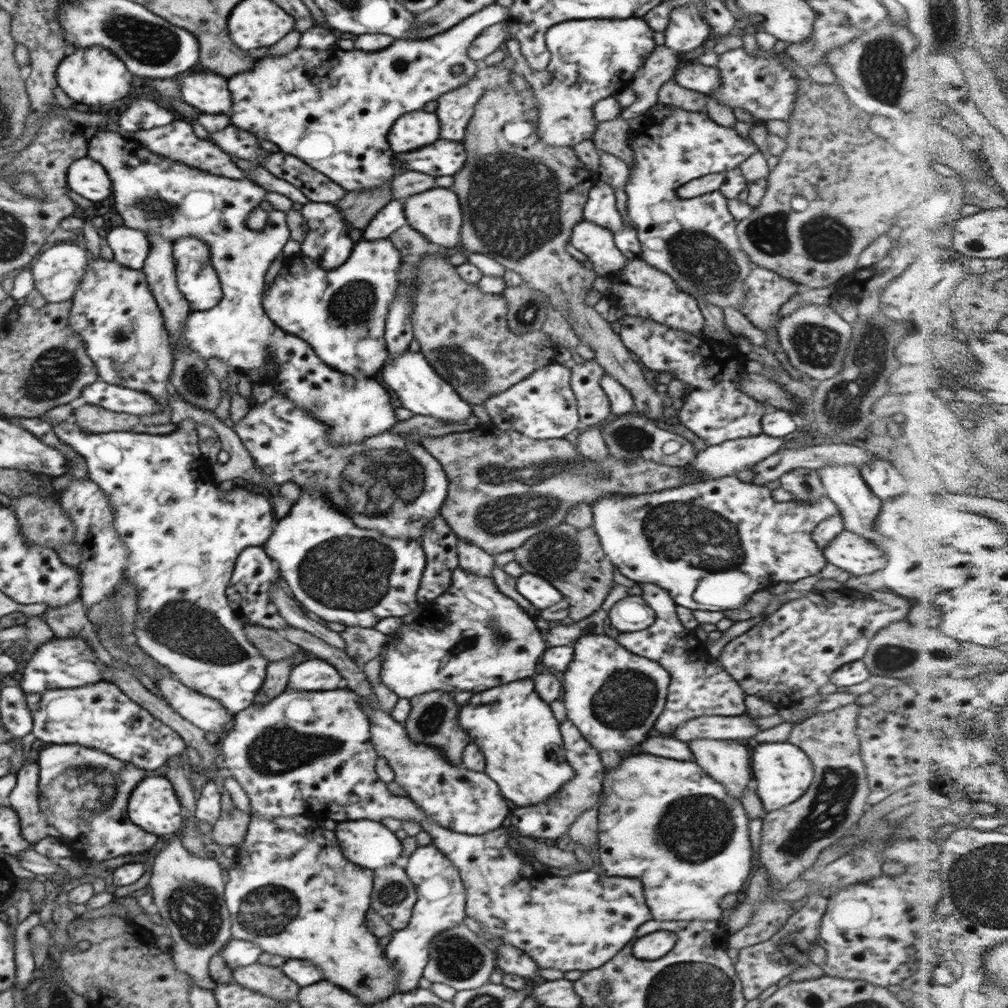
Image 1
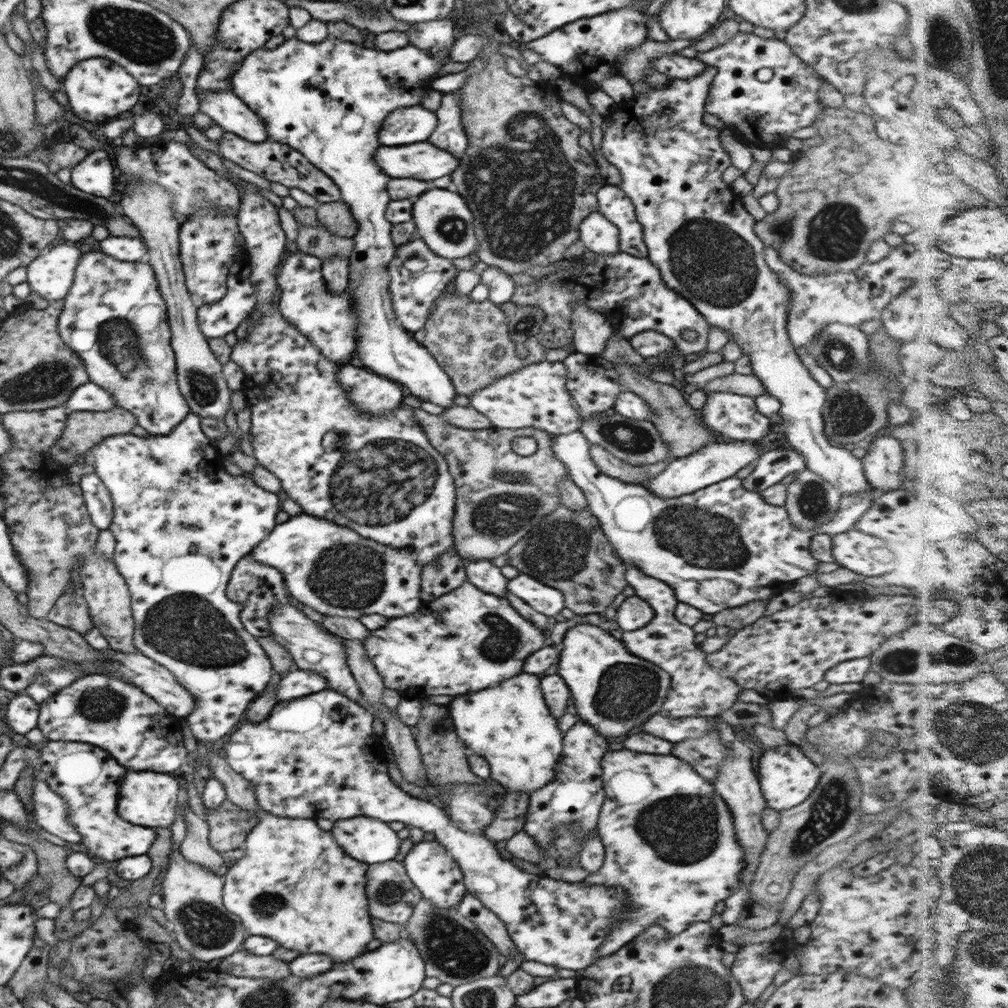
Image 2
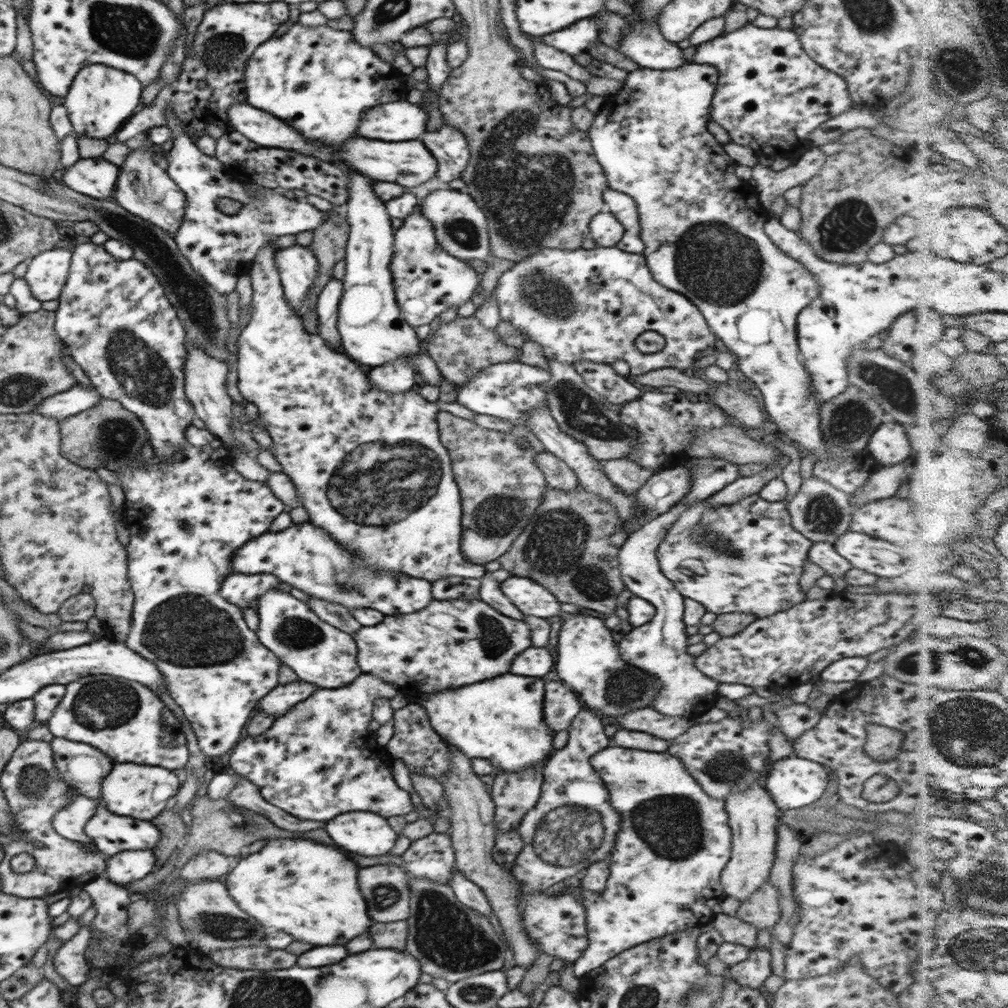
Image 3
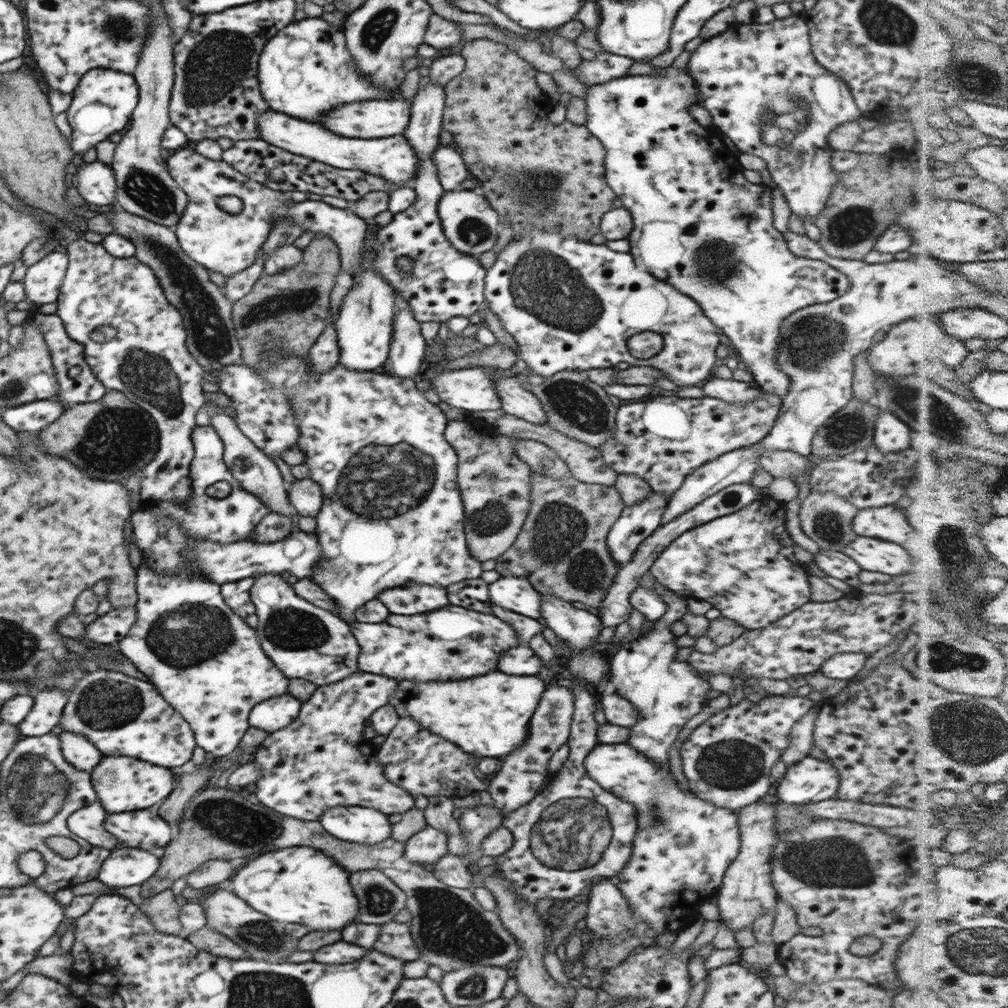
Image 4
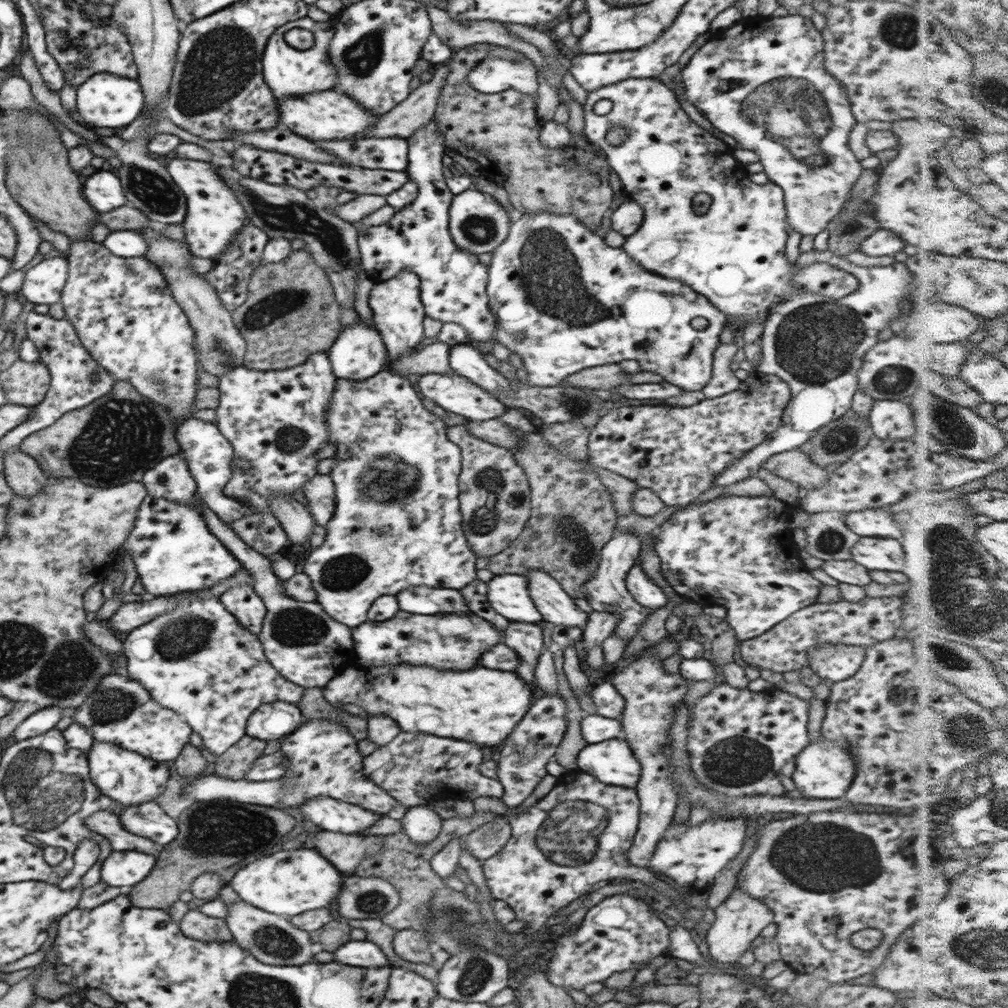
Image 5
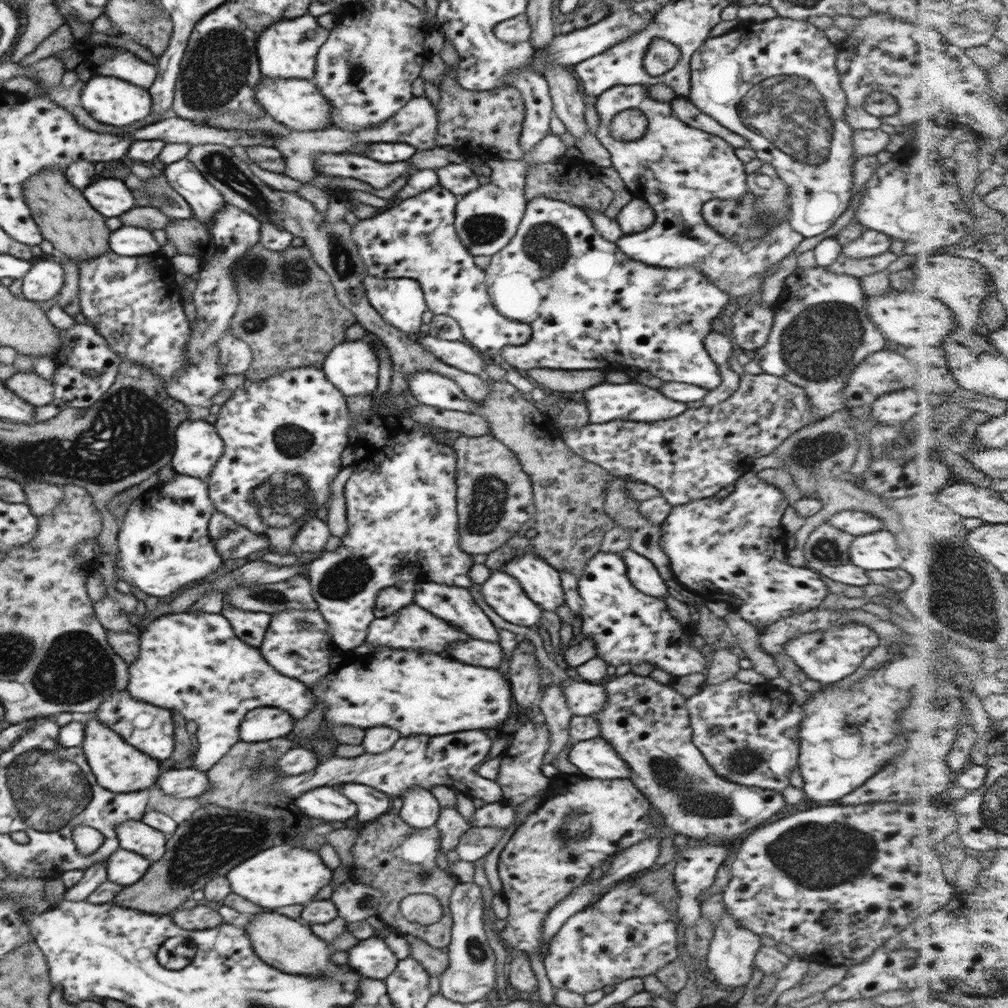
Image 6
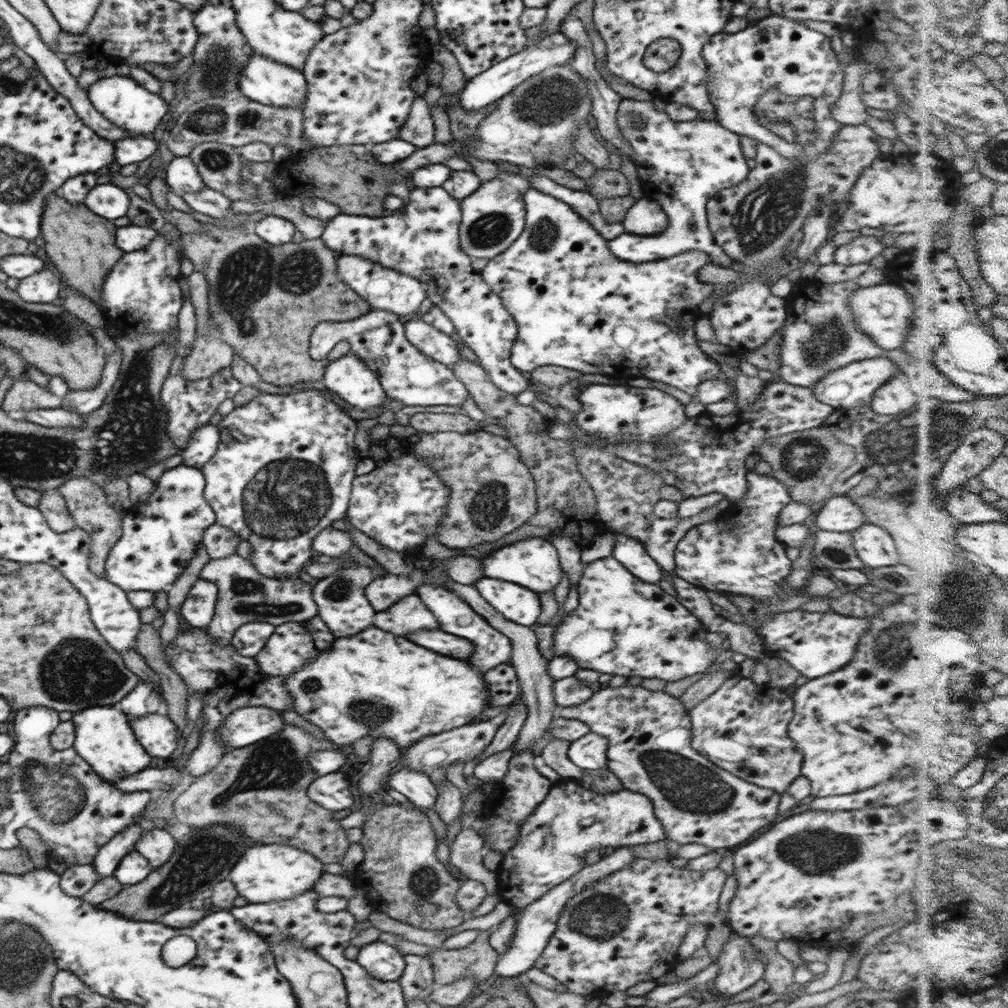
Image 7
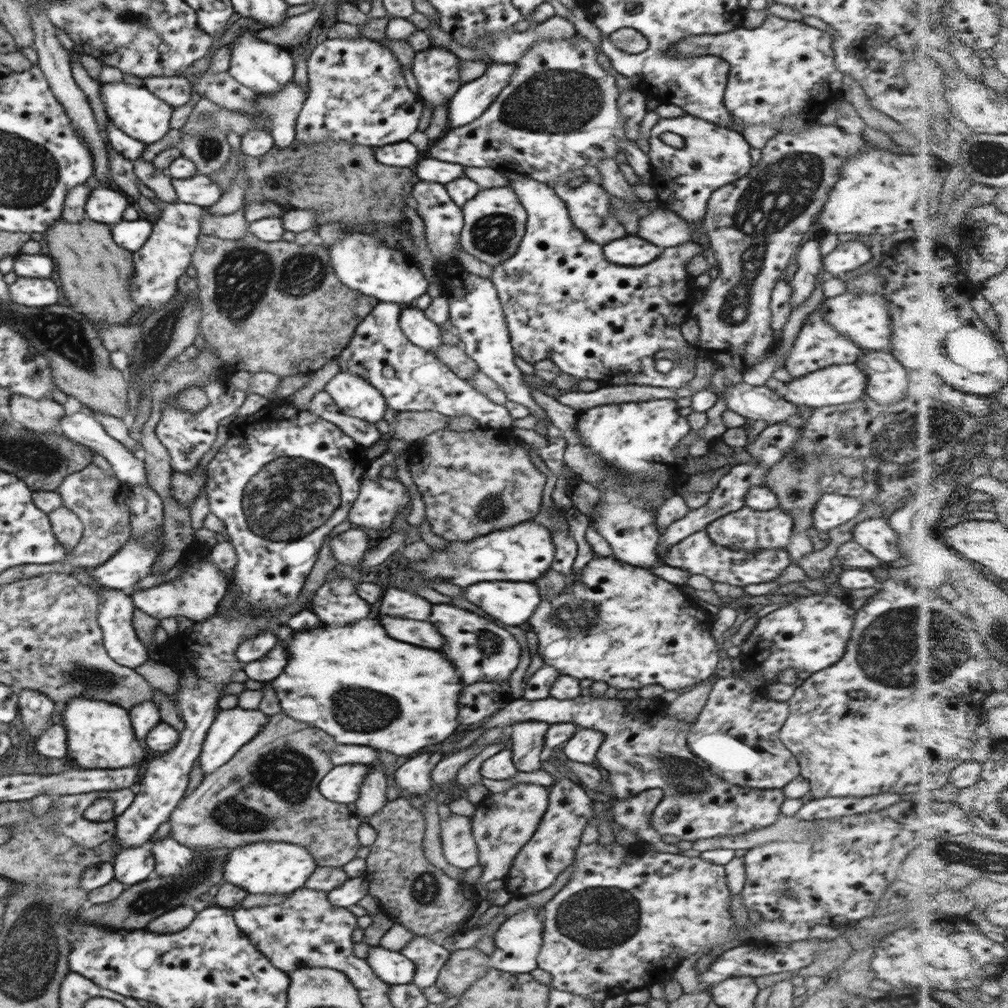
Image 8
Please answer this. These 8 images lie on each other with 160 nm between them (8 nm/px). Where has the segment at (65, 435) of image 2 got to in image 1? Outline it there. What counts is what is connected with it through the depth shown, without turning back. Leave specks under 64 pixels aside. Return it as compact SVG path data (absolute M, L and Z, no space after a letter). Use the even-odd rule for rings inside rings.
M85 403L73 411L75 423L87 433L128 432L140 423L140 417Z

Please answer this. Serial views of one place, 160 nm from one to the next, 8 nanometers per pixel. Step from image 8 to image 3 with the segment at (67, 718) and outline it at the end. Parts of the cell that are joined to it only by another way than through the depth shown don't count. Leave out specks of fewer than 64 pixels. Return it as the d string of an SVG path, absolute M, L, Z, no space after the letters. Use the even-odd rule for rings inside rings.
M132 763L116 764L102 782L104 784L100 787L101 798L110 812L118 816L150 821L169 806L169 800L179 792L180 788L174 772L166 768Z

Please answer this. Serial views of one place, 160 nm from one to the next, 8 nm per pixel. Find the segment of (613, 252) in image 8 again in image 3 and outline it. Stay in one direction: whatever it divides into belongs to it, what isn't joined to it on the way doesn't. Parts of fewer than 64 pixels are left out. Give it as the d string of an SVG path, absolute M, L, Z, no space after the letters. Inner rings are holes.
M687 62L684 66L672 70L652 70L651 68L639 67L628 73L618 92L605 97L605 101L602 107L598 108L594 122L588 131L589 139L597 161L604 169L609 188L622 191L631 196L638 206L640 238L644 244L642 254L654 280L657 280L661 286L686 296L686 299L690 300L698 308L711 331L724 342L730 352L735 354L737 358L736 370L744 379L749 381L750 387L760 397L762 406L776 423L779 434L785 434L789 442L794 441L802 444L802 448L806 448L809 454L814 454L814 458L818 461L842 459L845 453L829 448L823 439L819 400L816 395L813 395L810 374L804 368L804 359L801 358L796 334L798 313L804 310L812 300L818 298L820 285L812 277L812 273L804 269L802 263L798 263L788 255L784 255L780 248L776 247L770 237L764 233L764 226L770 219L769 213L760 202L753 199L756 195L753 183L735 175L735 168L738 166L737 162L727 156L723 144L716 141L714 136L708 132L707 123L711 118L709 113L710 105L717 87L718 77L718 69L711 64Z

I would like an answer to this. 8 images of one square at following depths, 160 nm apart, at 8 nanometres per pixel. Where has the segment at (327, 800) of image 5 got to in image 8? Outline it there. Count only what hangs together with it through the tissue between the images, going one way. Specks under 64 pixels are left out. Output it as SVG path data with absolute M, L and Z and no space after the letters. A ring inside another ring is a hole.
M340 764L322 778L318 786L319 792L332 802L350 804L358 798L360 786L370 772L372 768L366 764Z

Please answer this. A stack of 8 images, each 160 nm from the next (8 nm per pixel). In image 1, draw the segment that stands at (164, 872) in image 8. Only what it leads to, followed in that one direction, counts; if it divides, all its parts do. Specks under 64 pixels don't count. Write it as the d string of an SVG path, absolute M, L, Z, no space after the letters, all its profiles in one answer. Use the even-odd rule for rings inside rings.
M29 763L16 773L16 786L8 795L9 807L21 818L22 838L32 844L32 850L39 840L53 836L63 840L62 835L46 823L45 816L39 808L39 767L38 763Z

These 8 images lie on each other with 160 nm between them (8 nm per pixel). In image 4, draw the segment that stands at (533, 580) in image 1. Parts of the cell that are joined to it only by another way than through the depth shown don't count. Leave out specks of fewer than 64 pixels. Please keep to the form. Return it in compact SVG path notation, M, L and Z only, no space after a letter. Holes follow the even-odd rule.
M501 576L489 584L489 597L492 603L506 610L536 620L542 617L542 595L526 578Z

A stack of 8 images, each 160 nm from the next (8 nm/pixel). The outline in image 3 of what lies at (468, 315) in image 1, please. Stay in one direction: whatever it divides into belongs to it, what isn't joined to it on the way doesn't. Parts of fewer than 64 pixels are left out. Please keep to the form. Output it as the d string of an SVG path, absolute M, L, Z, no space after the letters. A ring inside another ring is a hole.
M475 315L458 316L454 321L437 322L429 340L423 347L436 362L442 377L456 387L468 384L482 369L505 362L519 362L521 349L504 344L495 328L486 328Z

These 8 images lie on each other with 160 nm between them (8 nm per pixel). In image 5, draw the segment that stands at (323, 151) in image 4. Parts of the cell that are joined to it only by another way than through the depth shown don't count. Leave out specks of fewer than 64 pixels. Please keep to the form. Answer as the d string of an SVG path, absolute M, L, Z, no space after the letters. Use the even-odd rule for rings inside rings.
M362 138L312 140L318 148L327 150L354 167L384 170L407 170L409 144L405 138Z

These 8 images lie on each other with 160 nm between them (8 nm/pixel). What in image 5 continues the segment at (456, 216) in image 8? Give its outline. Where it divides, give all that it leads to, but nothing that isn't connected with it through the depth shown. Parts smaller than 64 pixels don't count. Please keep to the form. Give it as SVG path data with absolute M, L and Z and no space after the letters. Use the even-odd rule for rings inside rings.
M432 119L427 125L416 130L407 138L409 144L408 178L418 187L415 199L404 208L396 211L387 224L378 227L359 228L358 245L362 269L374 283L380 283L396 277L402 270L414 272L420 278L420 301L425 316L440 320L440 322L454 322L461 324L470 336L470 343L475 345L487 340L495 340L495 318L490 313L487 296L488 268L480 264L478 256L458 248L454 244L449 230L449 208L455 194L448 188L443 173L443 156L445 138L439 131L437 120Z

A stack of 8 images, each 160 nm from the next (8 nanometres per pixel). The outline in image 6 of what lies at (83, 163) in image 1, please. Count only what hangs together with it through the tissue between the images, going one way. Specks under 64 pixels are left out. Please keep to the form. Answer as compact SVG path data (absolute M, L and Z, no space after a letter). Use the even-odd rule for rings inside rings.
M116 177L96 178L94 183L81 191L92 208L98 210L106 219L119 217L136 206L136 200L124 180Z

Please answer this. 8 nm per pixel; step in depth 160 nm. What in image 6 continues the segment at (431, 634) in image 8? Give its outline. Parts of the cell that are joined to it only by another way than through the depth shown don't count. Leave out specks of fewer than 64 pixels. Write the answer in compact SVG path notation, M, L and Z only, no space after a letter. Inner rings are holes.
M471 638L470 642L459 640L454 642L454 648L447 648L447 652L448 650L454 660L493 669L499 667L505 655L501 646L495 642L484 642L482 638Z

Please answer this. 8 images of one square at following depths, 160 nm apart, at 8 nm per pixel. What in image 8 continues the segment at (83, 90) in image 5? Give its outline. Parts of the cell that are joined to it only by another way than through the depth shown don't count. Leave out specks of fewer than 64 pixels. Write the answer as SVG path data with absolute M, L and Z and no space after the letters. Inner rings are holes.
M109 81L100 86L99 92L107 118L128 136L149 145L164 138L170 130L169 122L173 107L154 96L154 93L150 92L146 87L135 87L124 83L124 81L117 83L110 83Z

